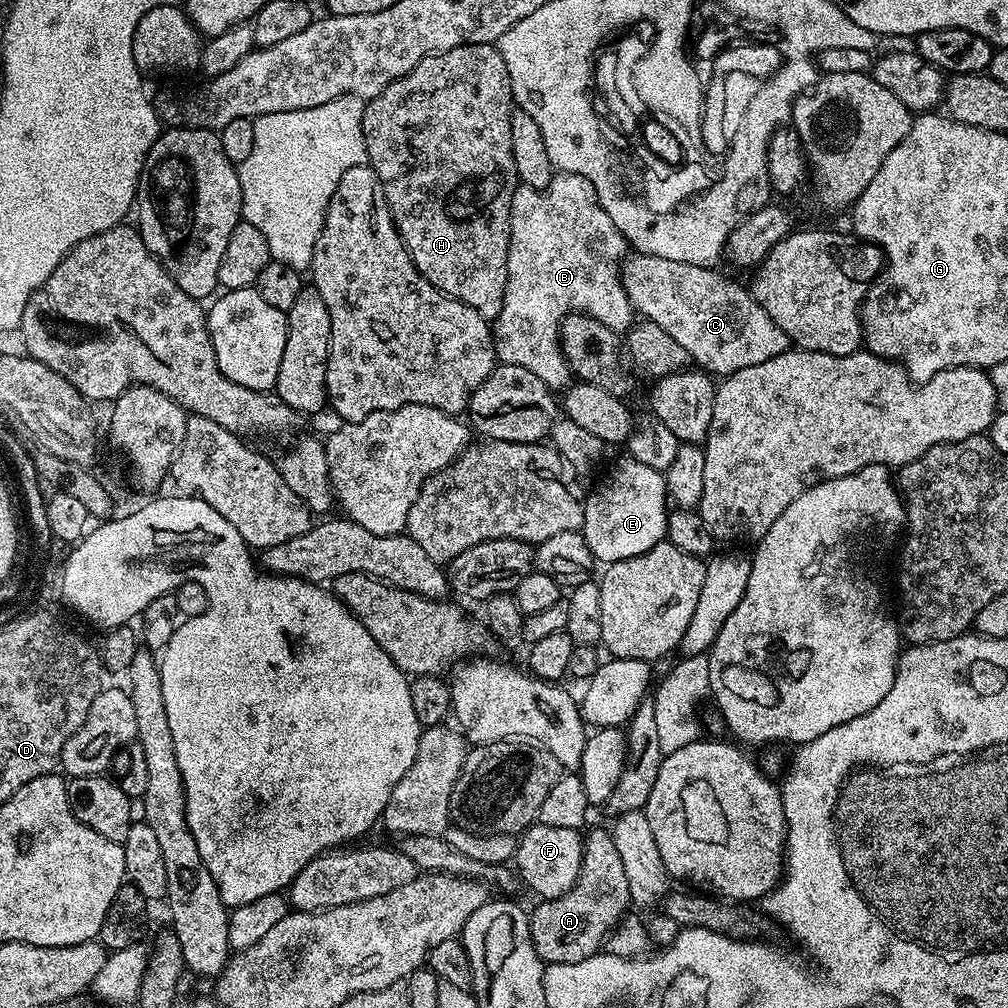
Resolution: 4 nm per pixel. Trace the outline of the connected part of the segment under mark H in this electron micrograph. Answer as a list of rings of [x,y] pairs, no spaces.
[[[463,44],[454,50],[446,50],[422,58],[422,62],[418,62],[418,66],[414,66],[414,70],[410,70],[402,78],[390,82],[390,86],[386,86],[386,90],[382,90],[382,94],[367,101],[362,118],[368,164],[378,174],[378,178],[382,182],[386,202],[390,206],[392,221],[400,231],[400,241],[406,246],[414,266],[439,292],[444,292],[458,302],[478,310],[478,314],[482,314],[482,318],[489,322],[495,321],[496,315],[502,310],[502,302],[506,298],[508,251],[510,250],[510,206],[512,205],[512,195],[518,186],[516,167],[514,166],[514,150],[510,146],[510,118],[513,111],[512,83],[499,47],[496,44]]]

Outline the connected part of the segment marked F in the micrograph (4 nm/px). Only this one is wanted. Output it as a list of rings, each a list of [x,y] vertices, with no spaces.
[[[531,824],[519,833],[514,868],[521,881],[537,892],[537,897],[553,900],[569,892],[578,878],[584,842],[575,828]]]

